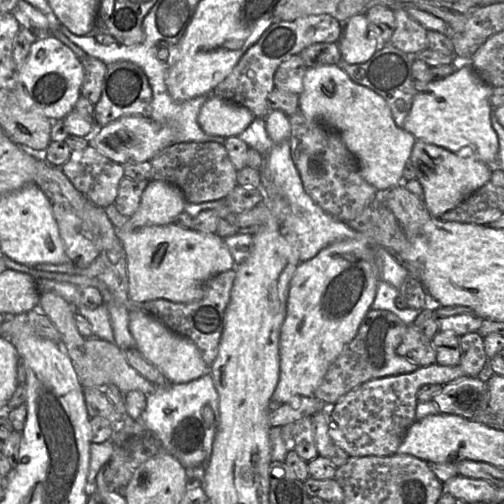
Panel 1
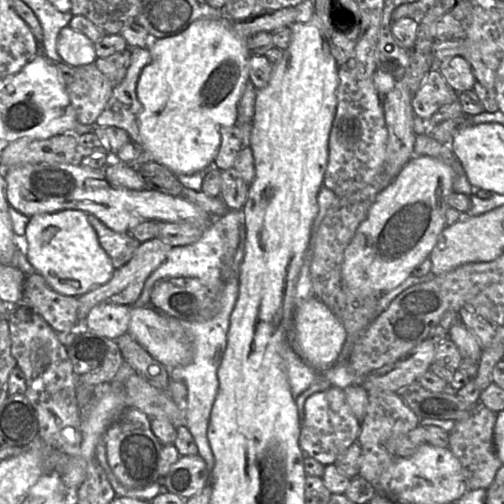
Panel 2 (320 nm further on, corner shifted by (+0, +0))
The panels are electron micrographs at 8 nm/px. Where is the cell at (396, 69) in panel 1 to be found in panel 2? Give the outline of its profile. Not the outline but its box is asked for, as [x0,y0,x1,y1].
[412,69,458,120]

